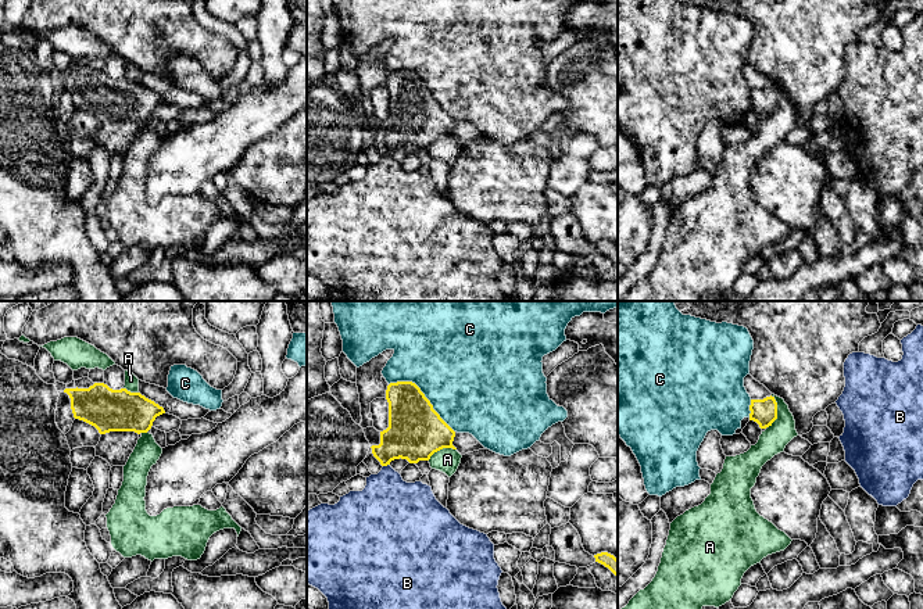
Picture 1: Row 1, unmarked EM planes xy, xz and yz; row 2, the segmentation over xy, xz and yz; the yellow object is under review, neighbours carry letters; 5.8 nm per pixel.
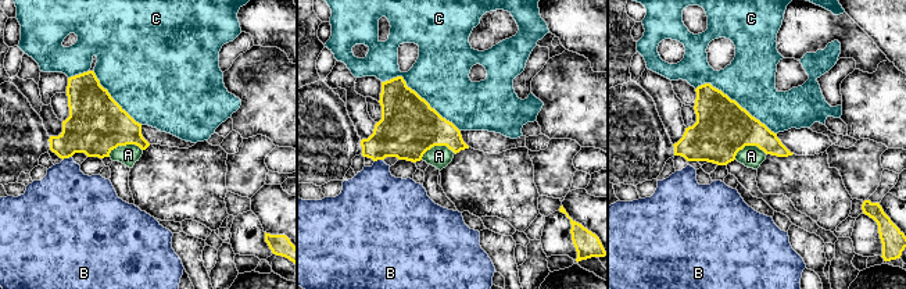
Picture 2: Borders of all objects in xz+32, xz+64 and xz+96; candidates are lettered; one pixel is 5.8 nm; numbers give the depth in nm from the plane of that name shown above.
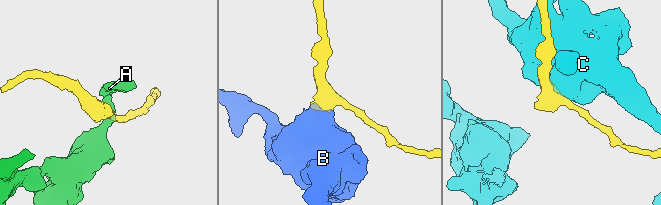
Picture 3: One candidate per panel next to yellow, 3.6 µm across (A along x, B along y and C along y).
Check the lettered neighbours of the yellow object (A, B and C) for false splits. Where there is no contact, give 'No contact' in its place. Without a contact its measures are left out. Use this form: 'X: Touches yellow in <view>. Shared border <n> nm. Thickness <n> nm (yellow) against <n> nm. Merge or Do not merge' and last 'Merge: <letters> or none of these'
A: Touches yellow in yz. Shared border 190 nm. Thickness 150 nm (yellow) against 160 nm. Do not merge
B: Touches yellow in xz. Shared border 40 nm. Thickness 320 nm (yellow) against 360 nm. Do not merge
C: Touches yellow in xz. Shared border 480 nm. Thickness 320 nm (yellow) against 480 nm. Do not merge
Merge: none of these

